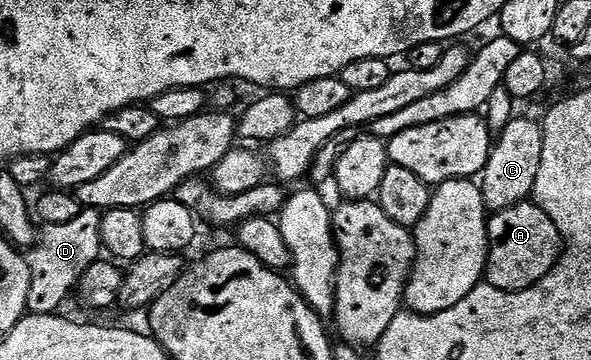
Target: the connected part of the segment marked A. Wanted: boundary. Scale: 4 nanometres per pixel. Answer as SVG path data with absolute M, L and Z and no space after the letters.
M533 201L517 203L503 211L493 212L489 216L488 222L490 224L490 252L484 279L499 293L513 293L528 289L532 285L536 285L558 264L558 258L562 256L564 250L562 234L556 229L552 217L548 217L548 213L544 213L544 209L540 209L537 203Z

